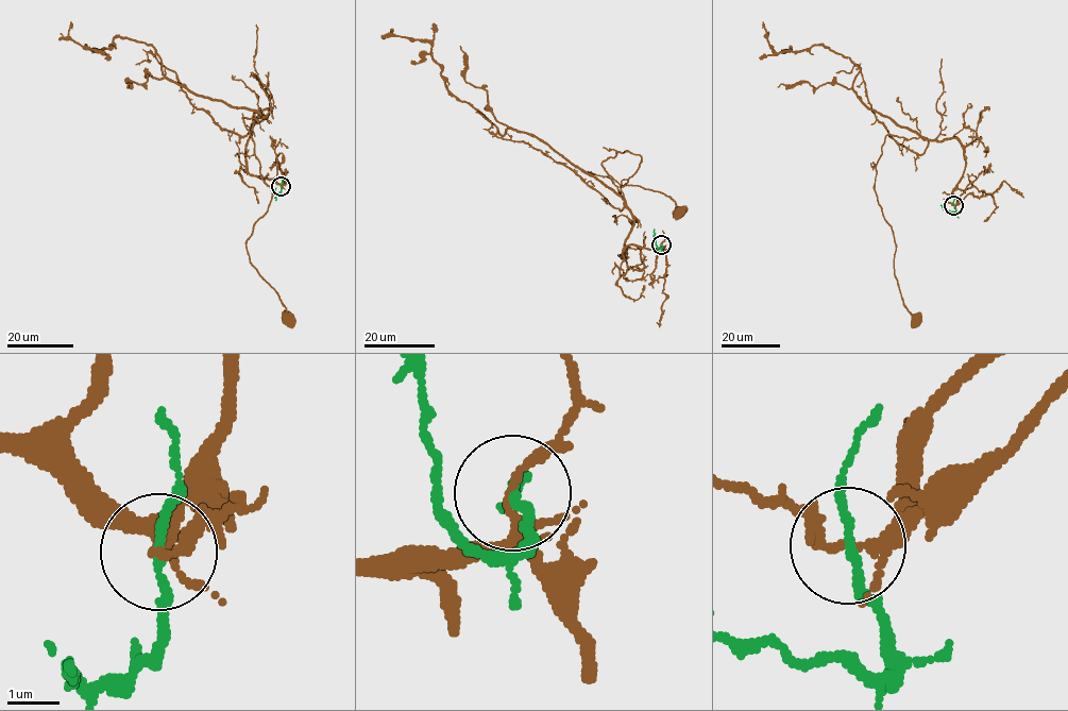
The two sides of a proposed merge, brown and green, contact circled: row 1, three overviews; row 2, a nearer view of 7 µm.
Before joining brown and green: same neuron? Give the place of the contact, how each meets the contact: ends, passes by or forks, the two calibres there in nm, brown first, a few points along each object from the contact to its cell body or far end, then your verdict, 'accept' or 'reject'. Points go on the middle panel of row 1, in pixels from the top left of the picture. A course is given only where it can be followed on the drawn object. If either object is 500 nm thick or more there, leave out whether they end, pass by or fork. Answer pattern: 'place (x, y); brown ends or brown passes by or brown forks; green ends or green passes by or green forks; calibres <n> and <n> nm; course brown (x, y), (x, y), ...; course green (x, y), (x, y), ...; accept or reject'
place (661, 244); brown forks; green passes by; calibres 140 and 150 nm; course brown (660, 244), (629, 244), (621, 257), (626, 202), (535, 136), (501, 135), (450, 91), (430, 44), (391, 29); course green (660, 244), (662, 247), (657, 247), (654, 229); reject

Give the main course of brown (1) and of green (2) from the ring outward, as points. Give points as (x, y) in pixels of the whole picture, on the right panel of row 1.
1: (953, 205), (965, 159), (954, 137), (922, 138), (870, 109), (849, 57), (819, 45), (776, 53), (762, 22)
2: (953, 205), (954, 213), (939, 205)

